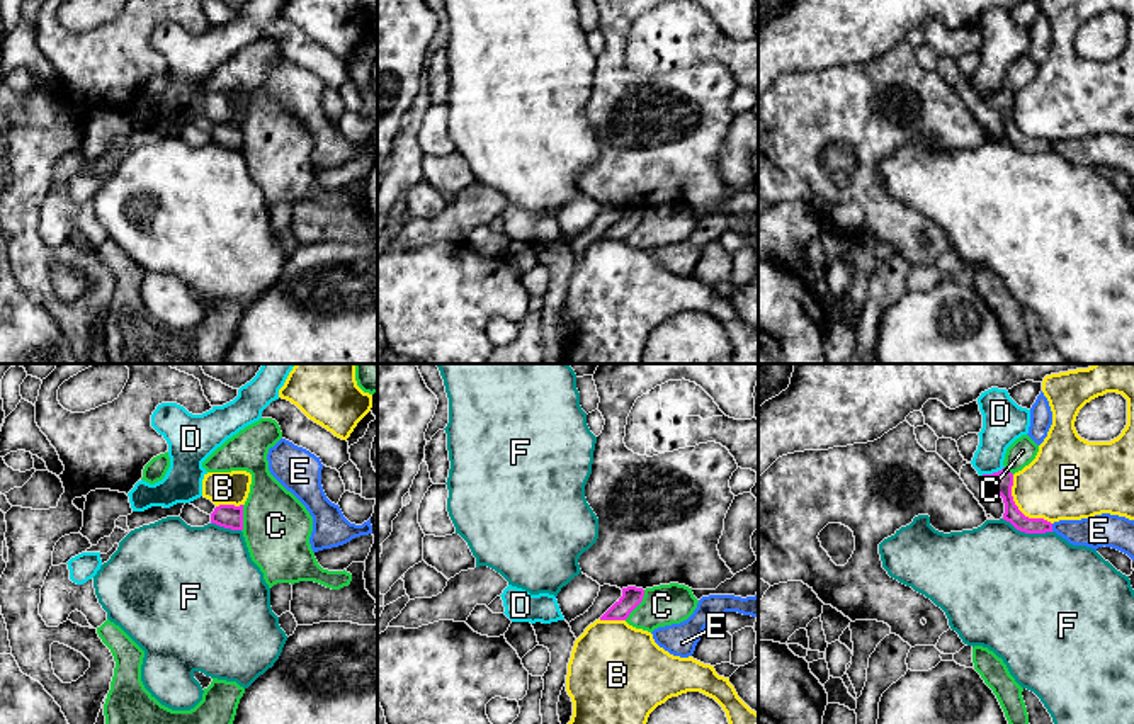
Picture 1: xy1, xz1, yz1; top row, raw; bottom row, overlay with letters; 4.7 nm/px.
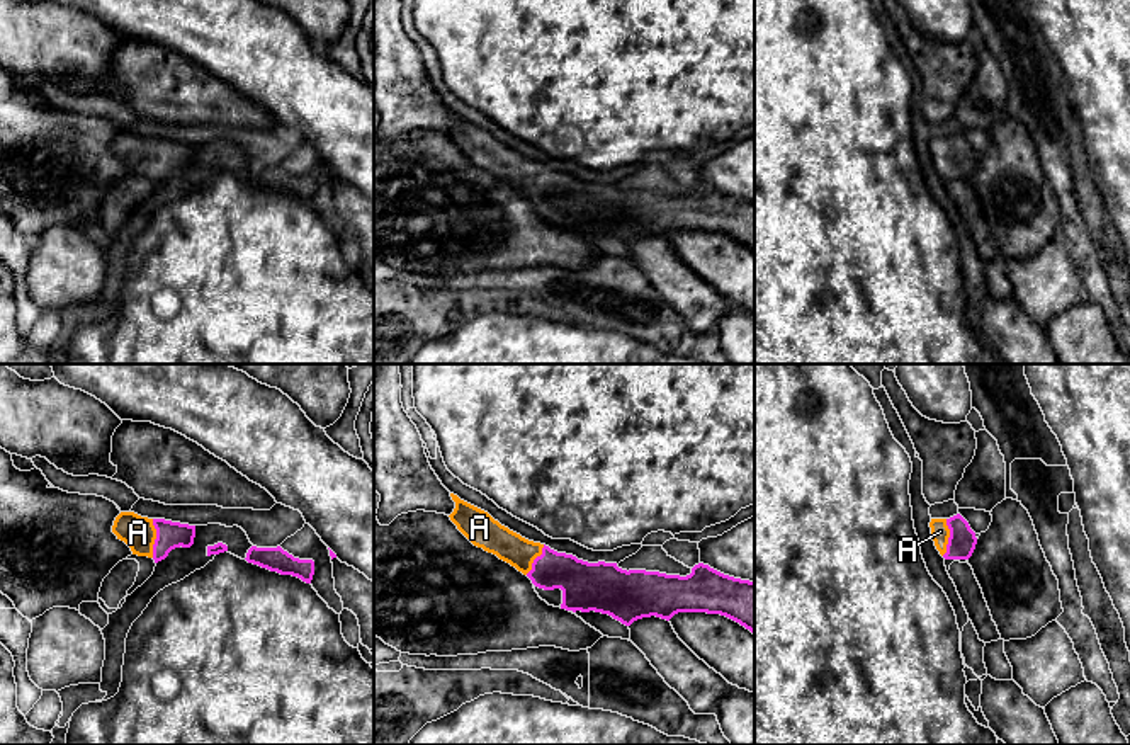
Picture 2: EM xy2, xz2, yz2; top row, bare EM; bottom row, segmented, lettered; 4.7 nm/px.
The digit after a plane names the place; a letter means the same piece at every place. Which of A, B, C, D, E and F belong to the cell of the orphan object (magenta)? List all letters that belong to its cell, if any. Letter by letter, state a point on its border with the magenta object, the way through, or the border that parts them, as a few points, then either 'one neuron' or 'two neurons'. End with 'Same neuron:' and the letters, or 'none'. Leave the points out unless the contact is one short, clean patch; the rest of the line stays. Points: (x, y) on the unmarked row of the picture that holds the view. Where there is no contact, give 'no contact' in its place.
A: xy2 (157, 157) | across xy2 (170, 153), (157, 157), (146, 157), (138, 152) | one neuron
B: yz1 (1017, 128) | two neurons
C: xz1 (638, 223) | along xz1 (645, 209), (643, 220), (624, 238) | two neurons
D: yz1 (993, 92) | along yz1 (1003, 85), (981, 96) | two neurons
E: yz1 (1051, 147) | two neurons
F: yz1 (1027, 152) | two neurons
Same neuron: A

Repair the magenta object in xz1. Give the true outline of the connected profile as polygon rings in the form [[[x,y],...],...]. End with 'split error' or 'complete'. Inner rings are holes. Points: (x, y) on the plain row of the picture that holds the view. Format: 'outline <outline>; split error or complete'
outline [[[622,207],[622,216],[600,236],[600,240],[626,240],[629,233],[643,221],[643,216],[643,207]]]; complete

